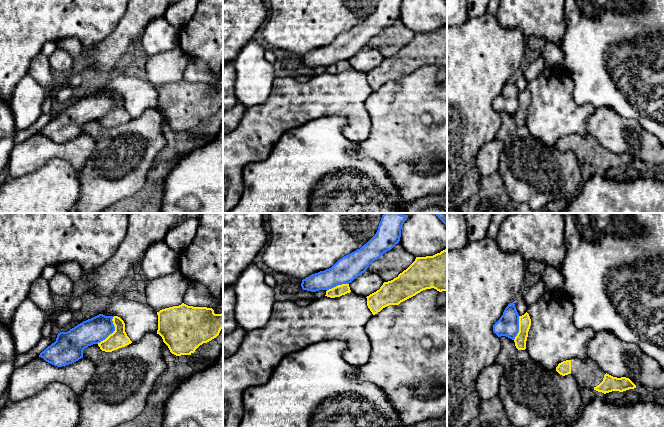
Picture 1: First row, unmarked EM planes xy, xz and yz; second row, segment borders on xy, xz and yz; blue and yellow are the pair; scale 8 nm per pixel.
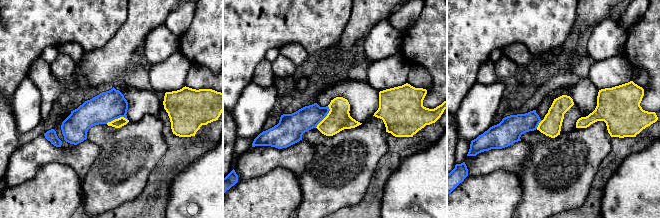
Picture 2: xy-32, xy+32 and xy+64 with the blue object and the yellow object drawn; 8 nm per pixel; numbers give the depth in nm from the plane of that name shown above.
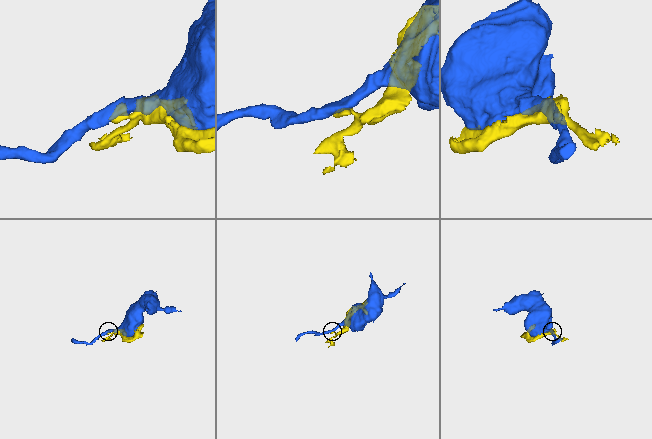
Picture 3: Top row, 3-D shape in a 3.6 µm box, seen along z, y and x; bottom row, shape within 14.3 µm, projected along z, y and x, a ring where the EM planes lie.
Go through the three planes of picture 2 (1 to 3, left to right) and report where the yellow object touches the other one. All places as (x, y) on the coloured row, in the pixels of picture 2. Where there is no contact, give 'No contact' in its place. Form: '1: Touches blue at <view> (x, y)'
1: Touches blue at xy-32 (116, 118)
2: Touches blue at xy+32 (325, 116)
3: Touches blue at xy+64 (538, 124)

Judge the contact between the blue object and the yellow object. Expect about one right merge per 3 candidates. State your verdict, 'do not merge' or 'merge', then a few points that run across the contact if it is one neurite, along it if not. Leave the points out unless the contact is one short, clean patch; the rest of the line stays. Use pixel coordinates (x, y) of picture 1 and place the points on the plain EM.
do not merge

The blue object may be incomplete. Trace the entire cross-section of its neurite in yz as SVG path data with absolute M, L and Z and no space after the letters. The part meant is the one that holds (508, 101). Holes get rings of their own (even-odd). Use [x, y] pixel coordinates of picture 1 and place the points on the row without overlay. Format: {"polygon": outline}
{"polygon": "M514 78L509 79L505 84L503 91L493 101L493 108L498 112L506 112L512 116L519 108L519 90Z"}

